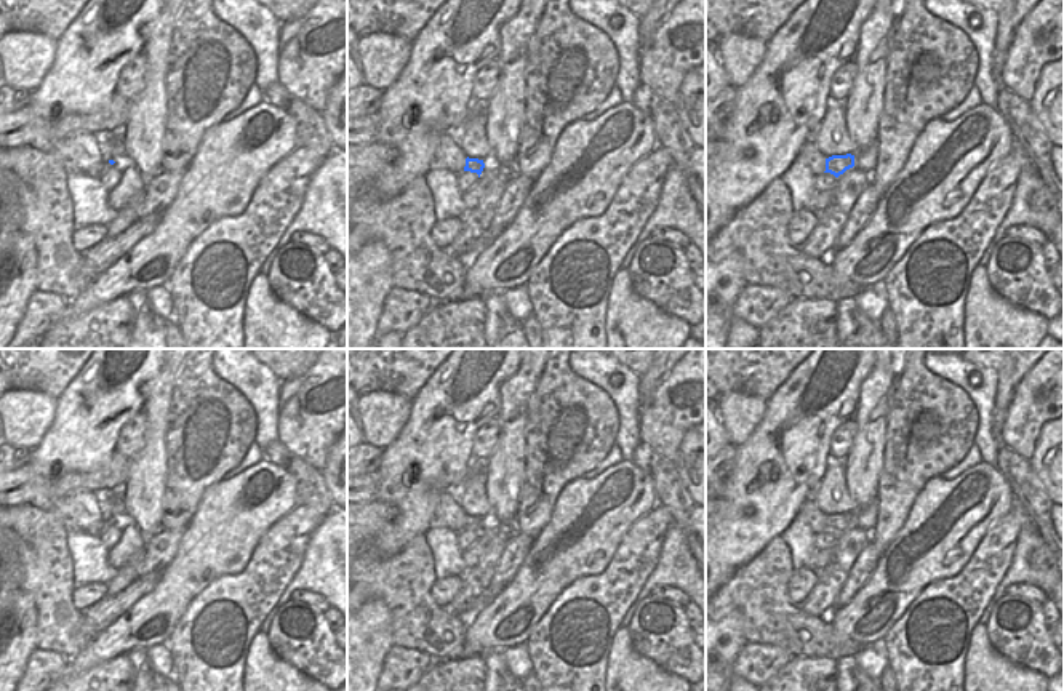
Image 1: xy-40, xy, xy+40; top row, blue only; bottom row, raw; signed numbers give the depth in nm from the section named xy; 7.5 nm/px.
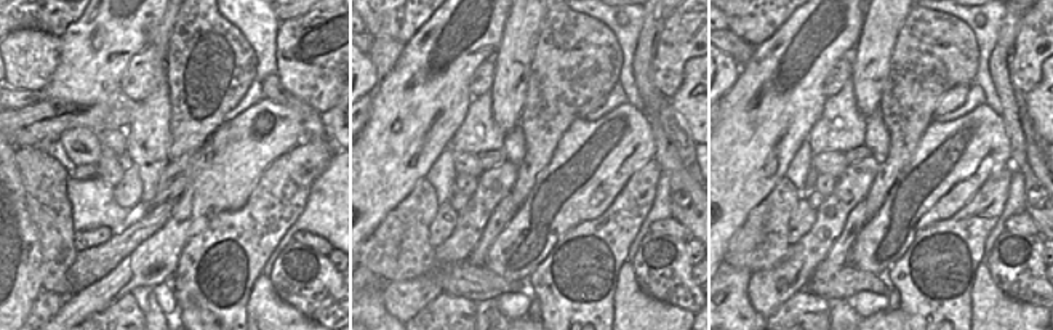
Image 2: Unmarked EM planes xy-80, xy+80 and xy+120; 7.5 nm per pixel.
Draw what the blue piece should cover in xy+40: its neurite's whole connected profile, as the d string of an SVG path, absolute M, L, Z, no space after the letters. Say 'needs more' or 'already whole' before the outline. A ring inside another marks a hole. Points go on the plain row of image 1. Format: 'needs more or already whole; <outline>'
already whole; M846 512L846 513L832 513L826 517L826 529L830 531L835 536L843 533L846 528L854 525L854 513Z

